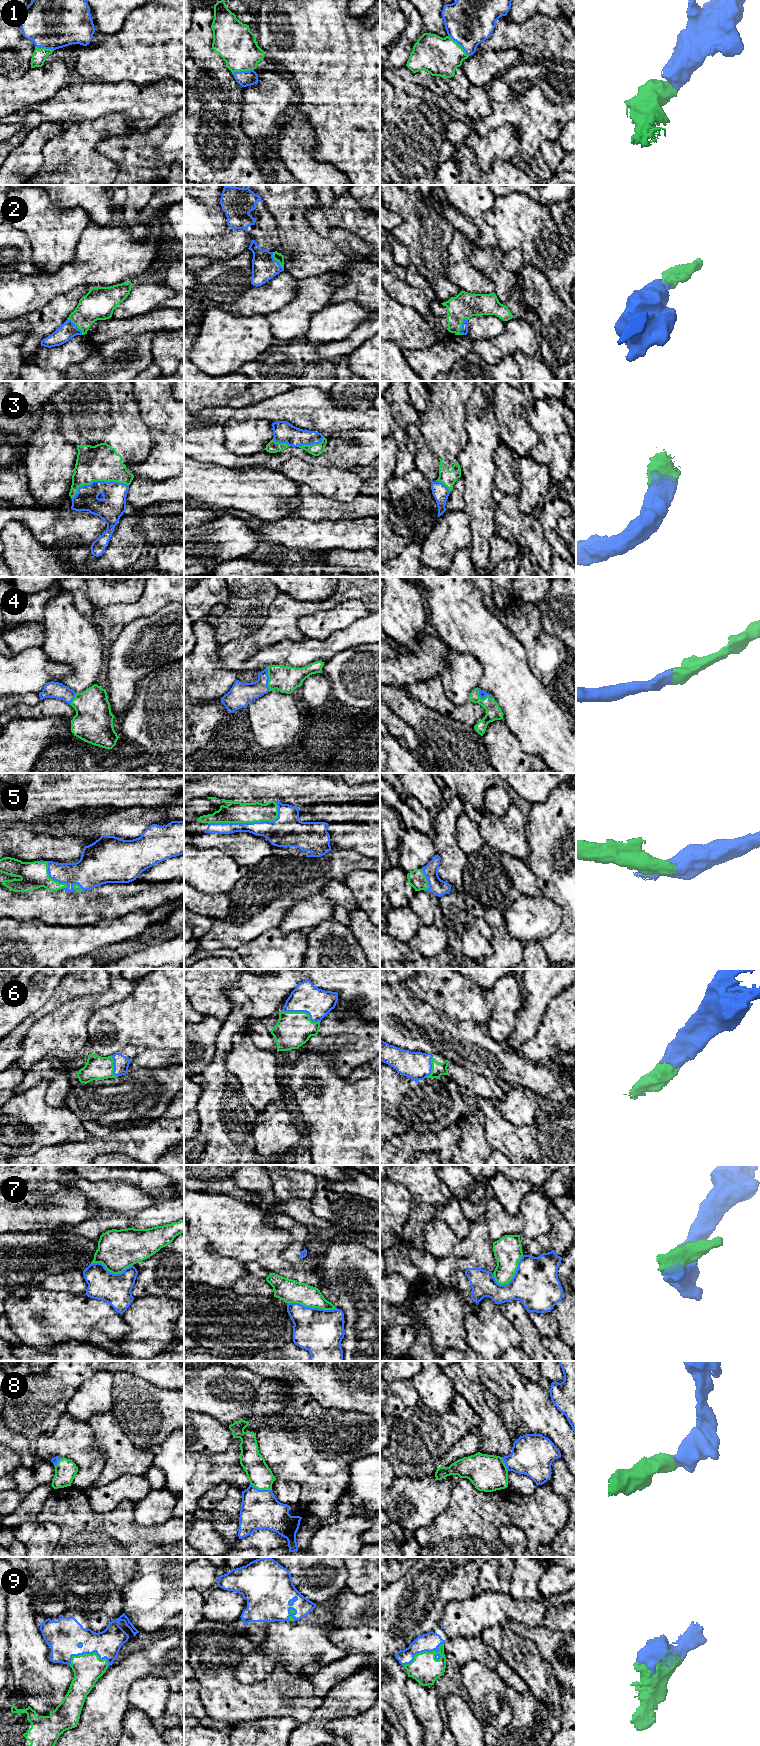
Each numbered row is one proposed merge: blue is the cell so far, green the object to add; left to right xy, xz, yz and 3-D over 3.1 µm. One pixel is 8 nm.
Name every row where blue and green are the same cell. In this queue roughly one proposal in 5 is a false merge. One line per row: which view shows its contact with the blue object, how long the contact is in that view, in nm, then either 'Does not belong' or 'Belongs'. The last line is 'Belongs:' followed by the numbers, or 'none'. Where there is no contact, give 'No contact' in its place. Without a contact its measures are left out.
1: Touches blue in yz. Shared border 240 nm. Belongs
2: Touches blue in yz. Shared border 140 nm. Belongs
3: Touches blue in xy. Shared border 480 nm. Belongs
4: Touches blue in xz. Shared border 200 nm. Belongs
5: Touches blue in xz. Shared border 600 nm. Belongs
6: Touches blue in xz. Shared border 340 nm. Belongs
7: Touches blue in xz. Shared border 400 nm. Does not belong
8: Touches blue in xz. Shared border 190 nm. Belongs
9: Touches blue in yz. Shared border 380 nm. Belongs
Belongs: 1, 2, 3, 4, 5, 6, 8, 9

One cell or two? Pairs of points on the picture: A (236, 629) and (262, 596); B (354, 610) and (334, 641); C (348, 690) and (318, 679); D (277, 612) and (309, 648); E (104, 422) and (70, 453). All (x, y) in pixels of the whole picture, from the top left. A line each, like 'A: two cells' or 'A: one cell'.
A: one cell
B: two cells
C: two cells
D: two cells
E: two cells

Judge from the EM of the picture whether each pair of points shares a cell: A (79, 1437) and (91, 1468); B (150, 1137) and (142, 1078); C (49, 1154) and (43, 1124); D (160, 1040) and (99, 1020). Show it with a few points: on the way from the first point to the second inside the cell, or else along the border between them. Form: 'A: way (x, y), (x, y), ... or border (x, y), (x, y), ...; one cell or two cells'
A: way (79, 1445), (90, 1460); one cell
B: border (157, 1118), (147, 1124), (125, 1129); two cells
C: border (58, 1143), (52, 1146), (41, 1147), (31, 1154); two cells
D: way (145, 1025), (114, 1024); one cell

